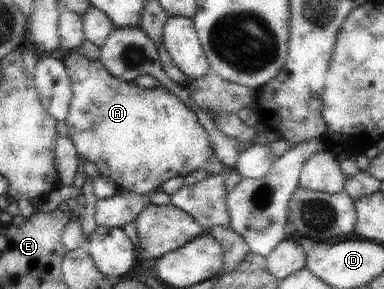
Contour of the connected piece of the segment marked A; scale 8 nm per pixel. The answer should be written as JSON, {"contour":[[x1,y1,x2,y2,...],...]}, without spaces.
{"contour":[[77,51,69,53,62,61,72,84,72,97,66,118,67,136,73,141,78,154,96,164,100,174,110,178,119,190,147,195,166,180,185,177,189,172,205,170,213,174,222,169,223,165,215,156,207,131,199,123,197,115,166,87,159,85,145,89,137,83,115,78,107,72,101,61,91,61]]}

